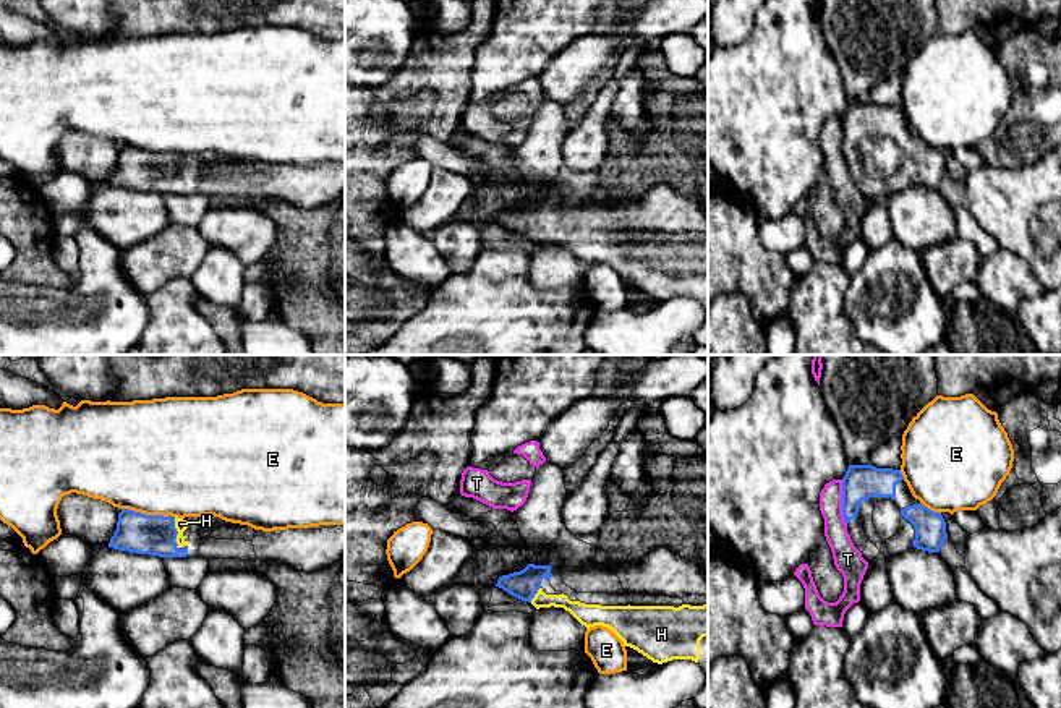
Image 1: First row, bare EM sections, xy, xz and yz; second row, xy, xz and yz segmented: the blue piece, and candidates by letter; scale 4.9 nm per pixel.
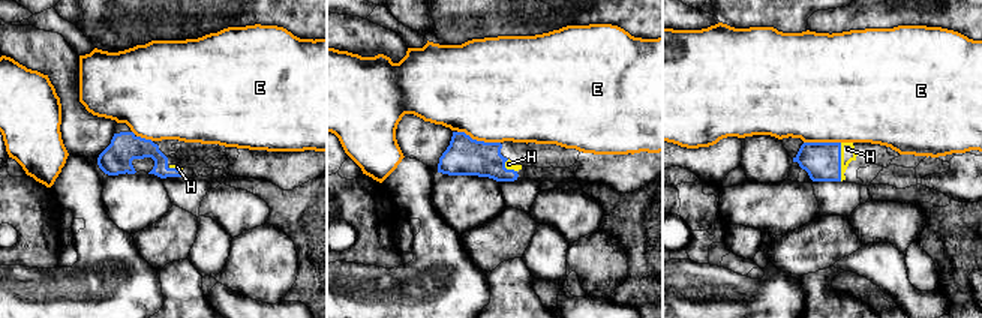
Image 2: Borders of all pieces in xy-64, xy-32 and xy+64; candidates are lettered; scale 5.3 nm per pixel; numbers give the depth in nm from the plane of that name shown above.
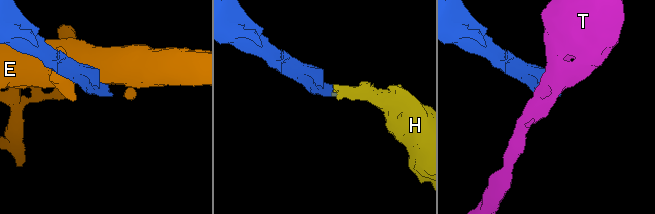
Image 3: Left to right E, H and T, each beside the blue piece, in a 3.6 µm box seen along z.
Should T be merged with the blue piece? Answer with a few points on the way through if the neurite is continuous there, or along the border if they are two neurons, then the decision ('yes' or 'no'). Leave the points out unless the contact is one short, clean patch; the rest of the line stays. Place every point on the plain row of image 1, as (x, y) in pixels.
border yz (841, 117), (841, 151), (846, 161); no

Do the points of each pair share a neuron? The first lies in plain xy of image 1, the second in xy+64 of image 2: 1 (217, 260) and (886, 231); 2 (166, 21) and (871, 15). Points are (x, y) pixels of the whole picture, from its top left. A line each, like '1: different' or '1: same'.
1: different
2: same

